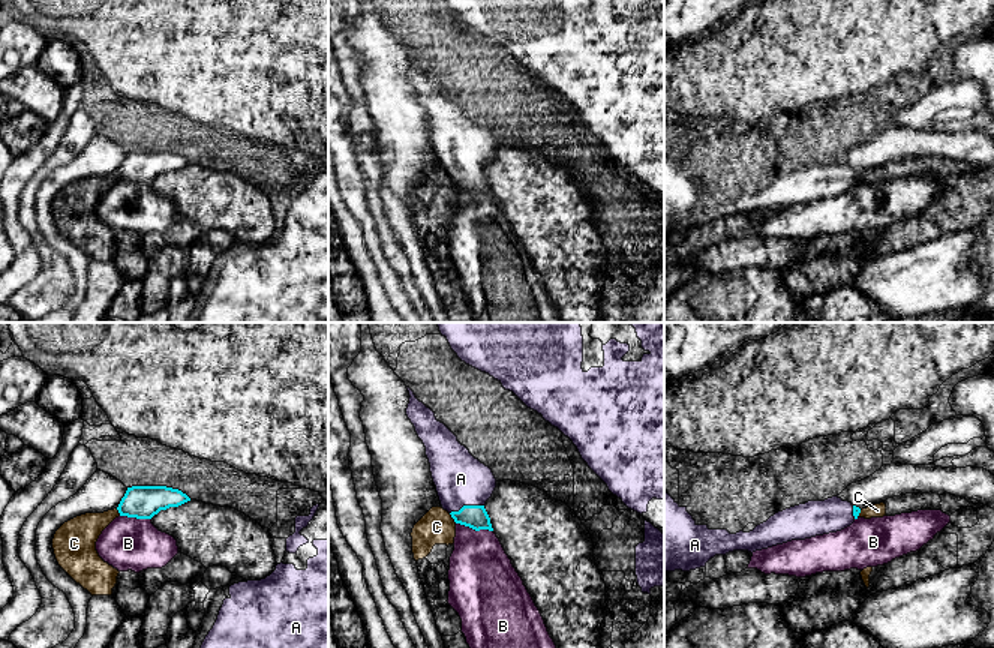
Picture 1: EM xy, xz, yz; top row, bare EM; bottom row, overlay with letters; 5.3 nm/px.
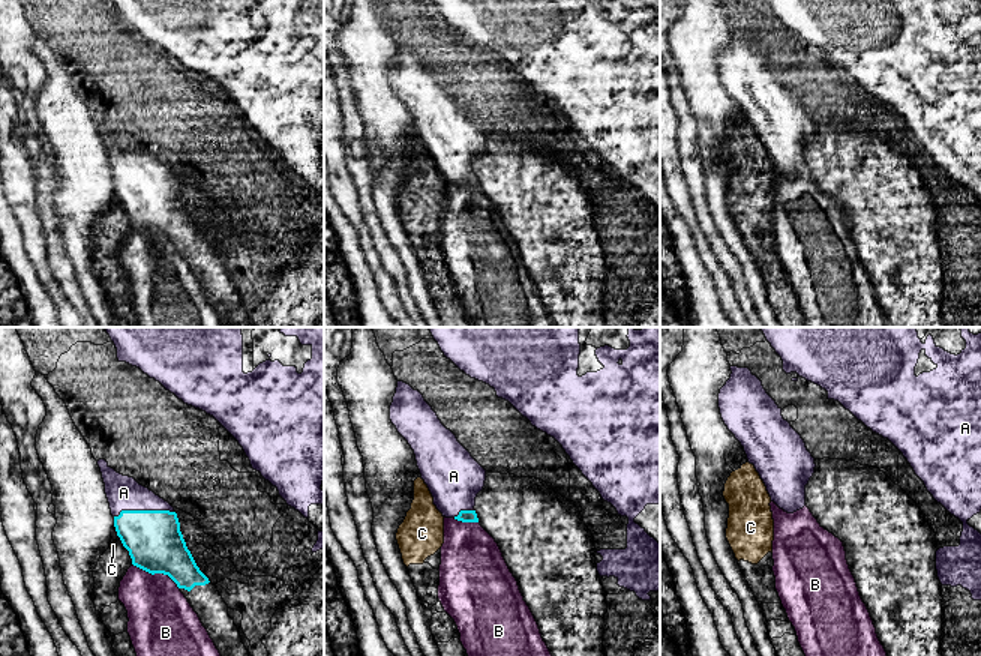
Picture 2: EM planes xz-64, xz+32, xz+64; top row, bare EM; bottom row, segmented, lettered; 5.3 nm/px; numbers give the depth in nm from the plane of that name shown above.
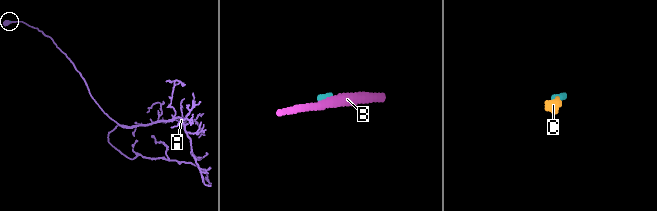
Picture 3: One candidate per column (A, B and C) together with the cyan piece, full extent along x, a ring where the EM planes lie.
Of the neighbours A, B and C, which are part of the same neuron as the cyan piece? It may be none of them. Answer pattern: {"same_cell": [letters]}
{"same_cell": []}

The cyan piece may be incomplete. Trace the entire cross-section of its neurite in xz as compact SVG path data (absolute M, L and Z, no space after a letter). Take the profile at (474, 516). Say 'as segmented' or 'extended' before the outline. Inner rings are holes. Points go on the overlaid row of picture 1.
as segmented | M463 506L459 512L451 512L450 514L456 524L469 526L475 531L480 530L493 531L490 518L484 506Z

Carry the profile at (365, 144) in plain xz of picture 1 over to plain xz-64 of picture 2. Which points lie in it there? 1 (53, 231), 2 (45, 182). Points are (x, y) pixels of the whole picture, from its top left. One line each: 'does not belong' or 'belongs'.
1: belongs
2: belongs

